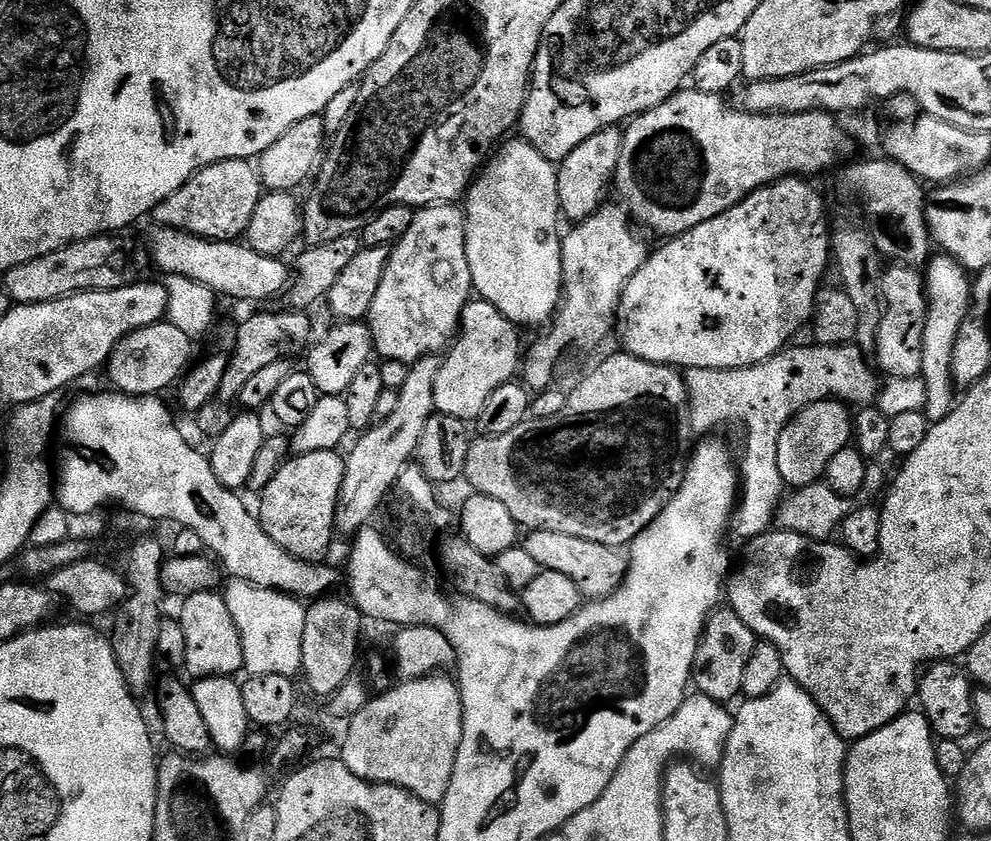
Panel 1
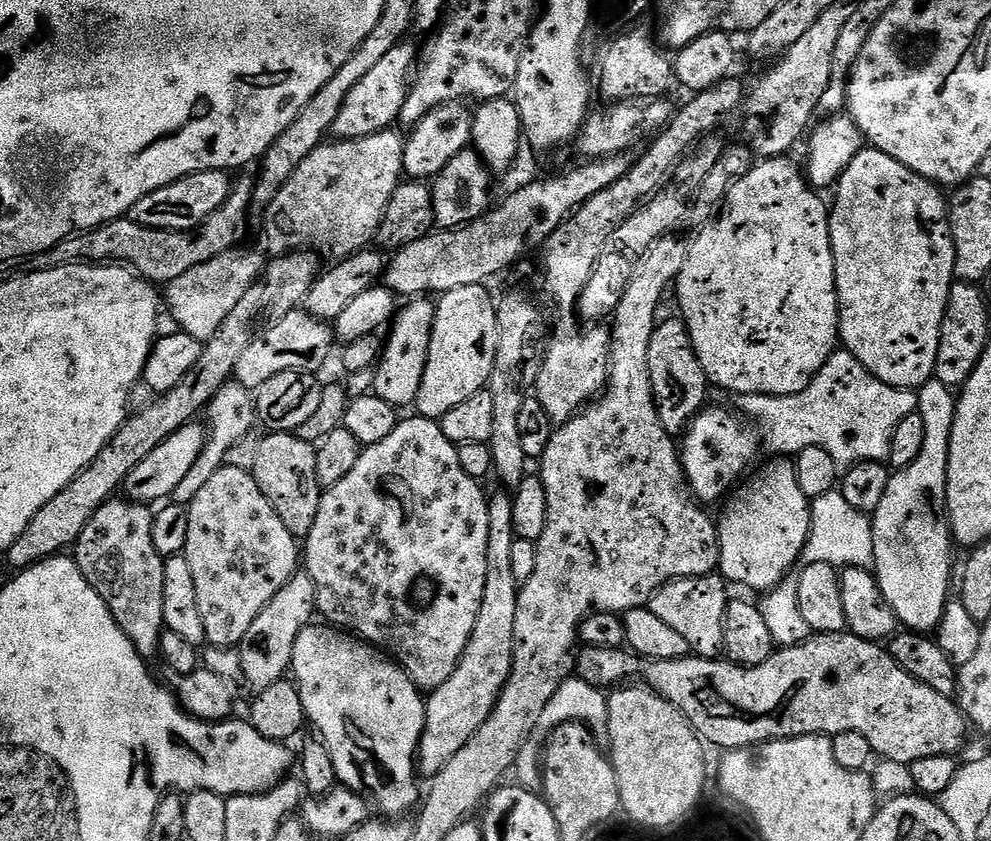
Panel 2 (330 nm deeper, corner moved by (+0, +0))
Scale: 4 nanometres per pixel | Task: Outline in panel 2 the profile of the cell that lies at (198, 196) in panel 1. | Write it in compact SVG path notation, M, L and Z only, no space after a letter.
M202 170L174 182L170 186L162 186L162 190L154 190L146 194L134 205L130 218L135 224L141 224L154 230L167 228L170 232L191 232L199 224L206 222L214 210L218 210L226 202L234 180L227 171Z

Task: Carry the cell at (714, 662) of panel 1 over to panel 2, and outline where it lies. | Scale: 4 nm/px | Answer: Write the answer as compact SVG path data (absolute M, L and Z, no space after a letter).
M719 575L699 576L698 578L686 578L685 580L672 580L669 584L658 589L647 604L647 608L670 630L682 634L686 638L689 649L695 655L702 656L706 660L715 660L724 656L724 619L730 599L729 585Z

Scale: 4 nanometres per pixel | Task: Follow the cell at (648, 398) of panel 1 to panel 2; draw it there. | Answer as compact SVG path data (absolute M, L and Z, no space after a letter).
M661 319L652 335L650 350L650 374L652 375L652 393L656 399L656 409L666 426L669 436L676 438L687 432L689 424L705 407L710 381L698 362L698 354L692 345L692 339L683 319Z

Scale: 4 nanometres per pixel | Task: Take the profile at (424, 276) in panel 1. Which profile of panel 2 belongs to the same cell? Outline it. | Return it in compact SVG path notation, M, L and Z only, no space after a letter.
M412 298L397 311L391 321L392 333L384 340L384 351L376 365L376 377L371 391L382 402L390 402L397 410L415 405L418 386L422 386L422 374L426 370L426 358L430 354L430 334L434 330L436 304L428 298Z

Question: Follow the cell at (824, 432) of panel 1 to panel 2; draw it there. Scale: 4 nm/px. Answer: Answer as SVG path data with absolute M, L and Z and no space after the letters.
M788 458L769 460L772 461L765 468L758 469L759 467L757 467L727 497L726 503L723 505L723 507L725 506L724 513L718 516L718 531L720 533L719 575L729 585L741 584L744 588L753 588L754 591L760 592L759 594L767 594L789 579L791 572L788 571L792 567L795 569L801 563L812 525L810 501L806 494L802 494L802 490L798 486L795 463Z

